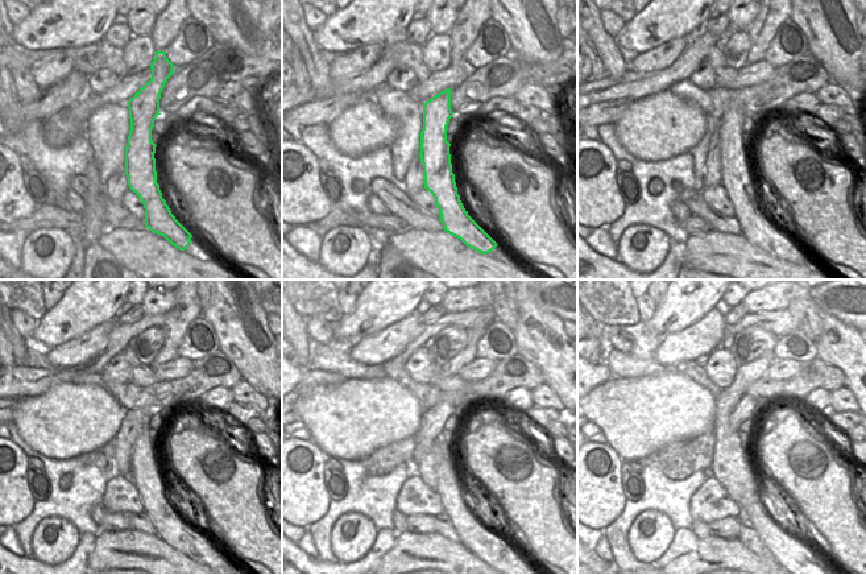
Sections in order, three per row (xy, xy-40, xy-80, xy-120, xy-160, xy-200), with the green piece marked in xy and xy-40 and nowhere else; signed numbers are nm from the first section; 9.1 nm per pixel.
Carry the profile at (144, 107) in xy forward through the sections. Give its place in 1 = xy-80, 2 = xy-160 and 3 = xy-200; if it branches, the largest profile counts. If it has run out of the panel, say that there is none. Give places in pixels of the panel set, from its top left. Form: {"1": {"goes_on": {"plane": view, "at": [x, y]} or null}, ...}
{"1": {"goes_on": {"plane": "xy-80", "at": [757, 228]}}, "2": {"goes_on": {"plane": "xy-160", "at": [490, 547]}}, "3": {"goes_on": {"plane": "xy-200", "at": [786, 547]}}}

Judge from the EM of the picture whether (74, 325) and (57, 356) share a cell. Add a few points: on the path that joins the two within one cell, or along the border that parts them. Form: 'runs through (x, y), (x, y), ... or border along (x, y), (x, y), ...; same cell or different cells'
border along (92, 327), (52, 348); different cells

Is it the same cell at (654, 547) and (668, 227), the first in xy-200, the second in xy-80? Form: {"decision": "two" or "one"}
{"decision": "two"}

